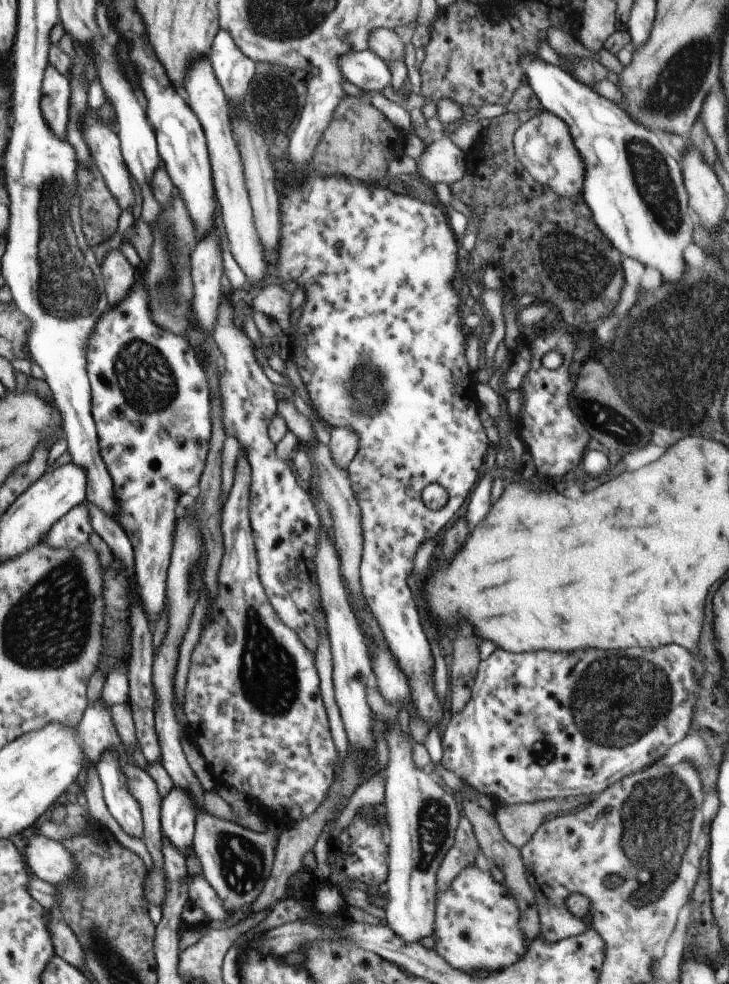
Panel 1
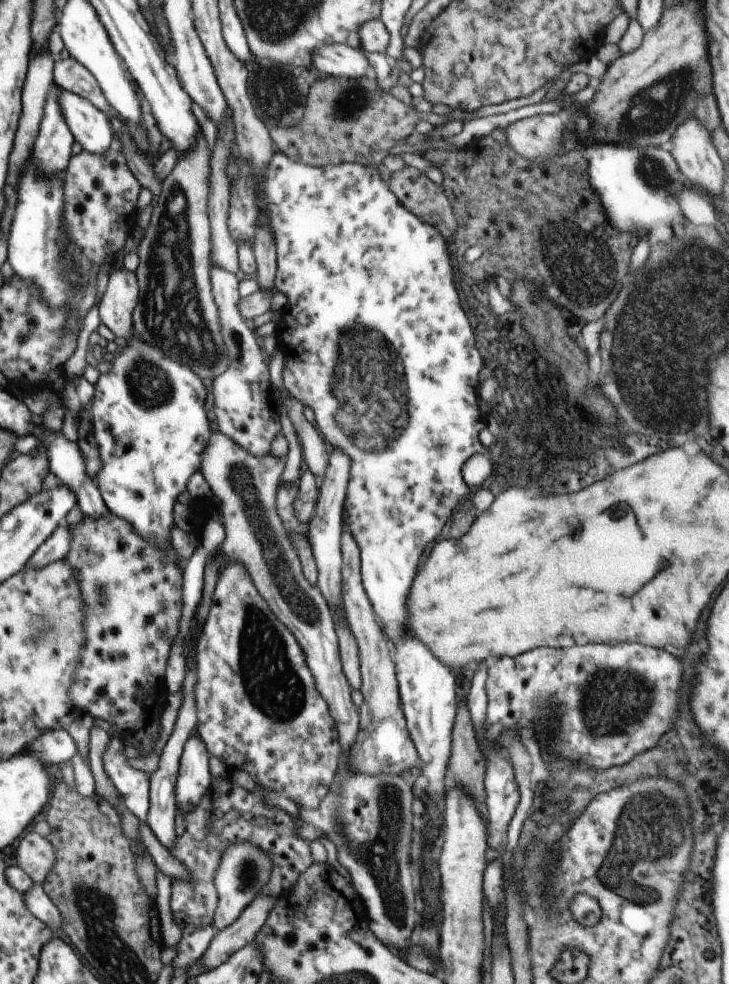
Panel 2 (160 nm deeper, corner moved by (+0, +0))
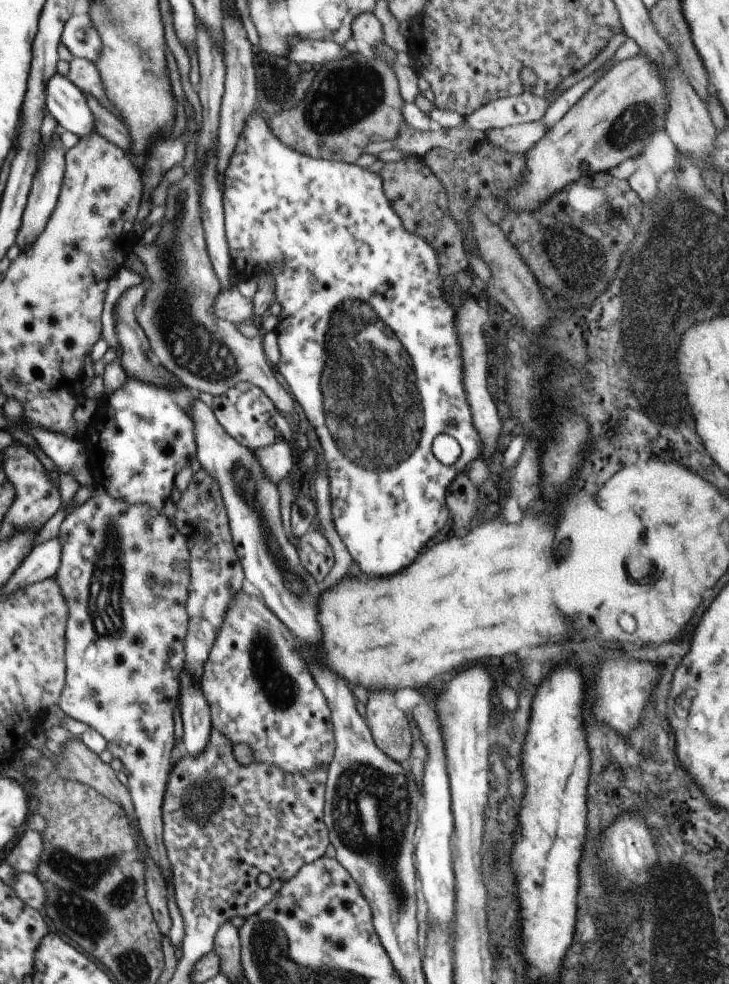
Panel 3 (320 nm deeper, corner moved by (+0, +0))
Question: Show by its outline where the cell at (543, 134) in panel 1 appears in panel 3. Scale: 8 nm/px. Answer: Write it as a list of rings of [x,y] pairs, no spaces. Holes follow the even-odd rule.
[[[532,121],[501,129],[485,131],[486,140],[494,146],[516,155],[524,154],[544,136],[547,128],[540,121]]]

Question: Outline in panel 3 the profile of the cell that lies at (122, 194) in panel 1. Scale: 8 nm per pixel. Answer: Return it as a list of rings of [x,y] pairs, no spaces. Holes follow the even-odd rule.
[[[56,72],[45,82],[45,106],[60,130],[73,132],[79,138],[96,131],[87,98],[66,75]]]

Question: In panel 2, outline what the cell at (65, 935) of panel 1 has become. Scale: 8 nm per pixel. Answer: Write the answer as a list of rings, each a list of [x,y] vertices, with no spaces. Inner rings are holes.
[[[35,884],[24,893],[24,902],[28,910],[40,922],[45,922],[50,930],[62,928],[62,916],[58,907],[50,900],[50,897],[44,892],[43,885]]]

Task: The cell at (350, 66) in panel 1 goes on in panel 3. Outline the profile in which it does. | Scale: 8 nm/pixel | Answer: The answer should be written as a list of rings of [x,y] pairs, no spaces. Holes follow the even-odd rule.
[[[294,36],[289,37],[287,42],[289,49],[286,58],[296,64],[308,62],[319,67],[323,63],[336,60],[346,54],[340,45],[331,41],[314,41]]]

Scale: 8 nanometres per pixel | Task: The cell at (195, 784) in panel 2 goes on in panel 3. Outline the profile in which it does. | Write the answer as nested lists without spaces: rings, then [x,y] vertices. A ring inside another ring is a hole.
[[[184,669],[179,680],[179,710],[183,723],[183,744],[185,753],[198,755],[206,749],[213,725],[211,724],[211,711],[206,701],[201,684],[195,683],[191,674]]]

